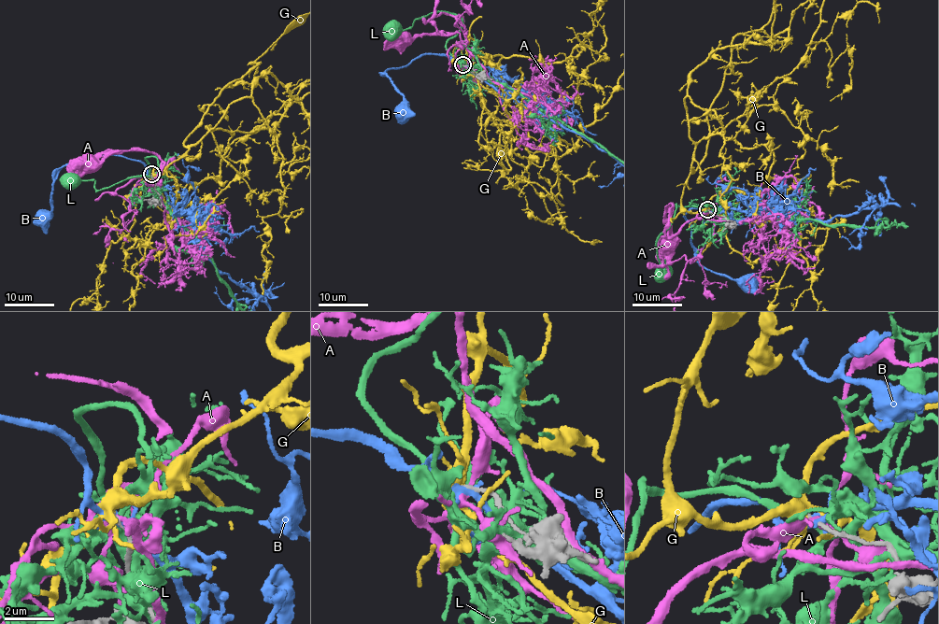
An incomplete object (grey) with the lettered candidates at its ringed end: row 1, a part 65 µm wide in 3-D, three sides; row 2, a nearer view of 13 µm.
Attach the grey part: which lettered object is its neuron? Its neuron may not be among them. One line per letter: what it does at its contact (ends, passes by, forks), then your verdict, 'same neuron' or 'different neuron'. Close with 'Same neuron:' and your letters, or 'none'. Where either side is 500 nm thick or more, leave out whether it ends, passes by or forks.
A: it forks | different neuron
B: it forks | different neuron
G: it forks | different neuron
L: it passes by | different neuron
Same neuron: none

